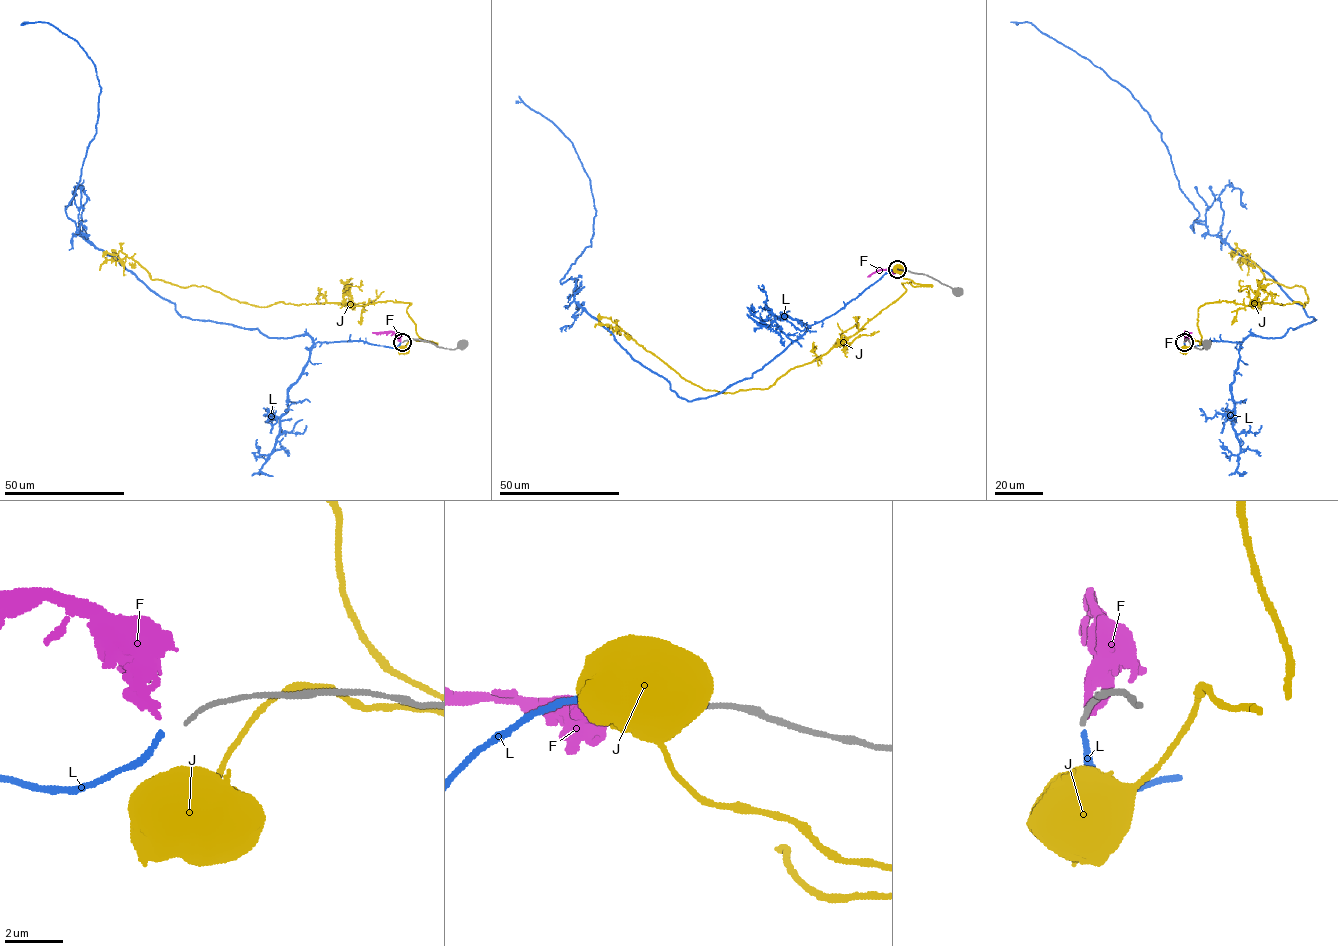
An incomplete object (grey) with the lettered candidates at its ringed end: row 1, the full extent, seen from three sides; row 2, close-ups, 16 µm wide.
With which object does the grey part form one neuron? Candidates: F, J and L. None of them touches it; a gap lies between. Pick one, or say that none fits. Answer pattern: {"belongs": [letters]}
{"belongs": ["L"]}

